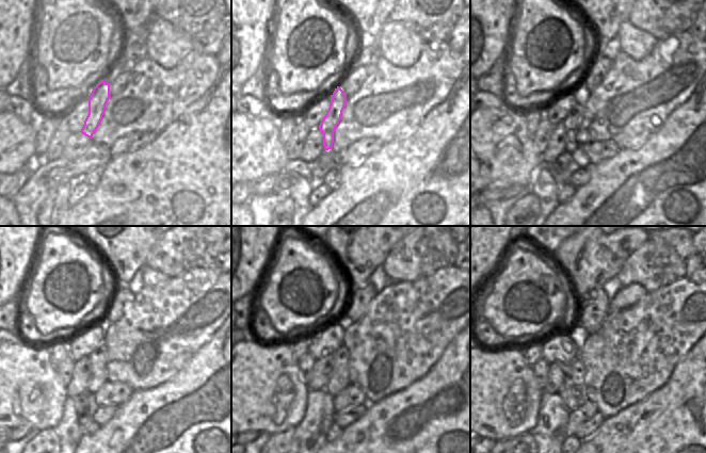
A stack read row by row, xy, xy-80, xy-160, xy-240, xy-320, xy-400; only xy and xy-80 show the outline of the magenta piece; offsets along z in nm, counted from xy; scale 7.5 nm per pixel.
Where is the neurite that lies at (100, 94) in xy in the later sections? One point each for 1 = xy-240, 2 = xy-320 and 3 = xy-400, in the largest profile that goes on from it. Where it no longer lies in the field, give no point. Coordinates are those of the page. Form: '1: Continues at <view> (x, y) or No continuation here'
1: Continues at xy-240 (98, 358)
2: Continues at xy-320 (340, 377)
3: Continues at xy-400 (574, 391).

